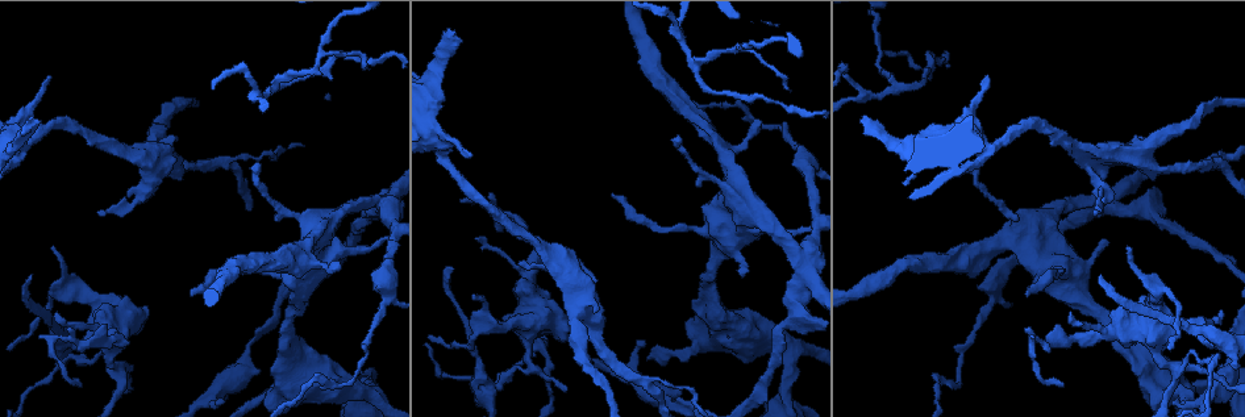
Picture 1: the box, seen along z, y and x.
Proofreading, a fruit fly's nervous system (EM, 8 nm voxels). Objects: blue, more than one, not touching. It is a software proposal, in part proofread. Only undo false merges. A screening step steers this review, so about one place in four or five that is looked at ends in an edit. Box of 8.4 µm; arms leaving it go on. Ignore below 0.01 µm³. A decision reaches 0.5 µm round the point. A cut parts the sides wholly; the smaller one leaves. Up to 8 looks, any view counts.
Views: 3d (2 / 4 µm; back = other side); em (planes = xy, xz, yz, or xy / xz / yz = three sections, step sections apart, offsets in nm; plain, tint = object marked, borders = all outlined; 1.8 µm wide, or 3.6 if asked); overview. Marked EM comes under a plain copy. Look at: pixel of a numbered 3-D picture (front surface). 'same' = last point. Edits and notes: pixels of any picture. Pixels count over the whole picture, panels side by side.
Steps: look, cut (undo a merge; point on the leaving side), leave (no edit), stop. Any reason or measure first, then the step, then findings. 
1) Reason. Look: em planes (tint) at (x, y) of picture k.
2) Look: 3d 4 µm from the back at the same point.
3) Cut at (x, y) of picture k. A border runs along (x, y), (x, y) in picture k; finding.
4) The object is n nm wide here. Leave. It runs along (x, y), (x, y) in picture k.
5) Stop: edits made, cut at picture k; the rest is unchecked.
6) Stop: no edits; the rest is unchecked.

Abrupt turn. Look: em planes (tint) at (143, 194) of picture 1.

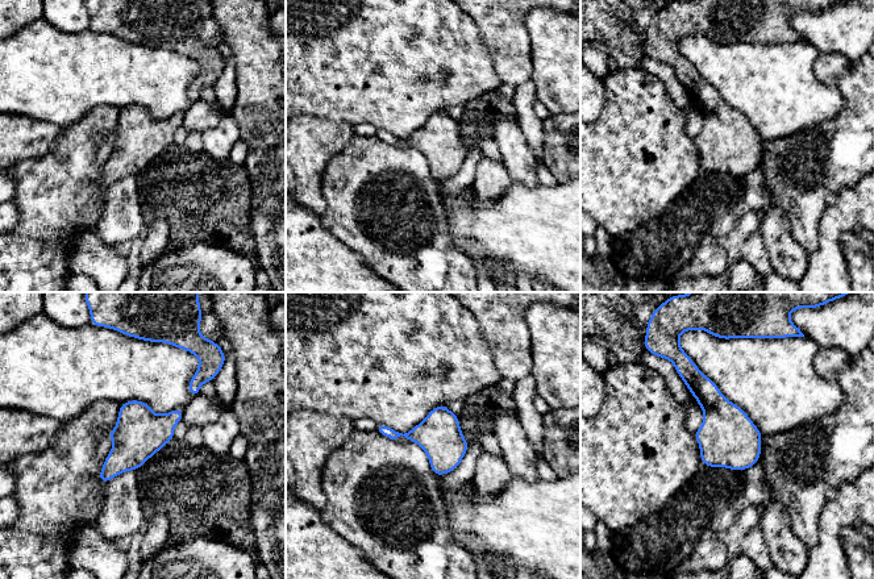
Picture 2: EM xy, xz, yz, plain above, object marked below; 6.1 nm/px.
Leave. Continuous, no second cell.

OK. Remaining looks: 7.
Two arms in line, one across. Look: 3d 4 µm at (274, 82) of picture 1.

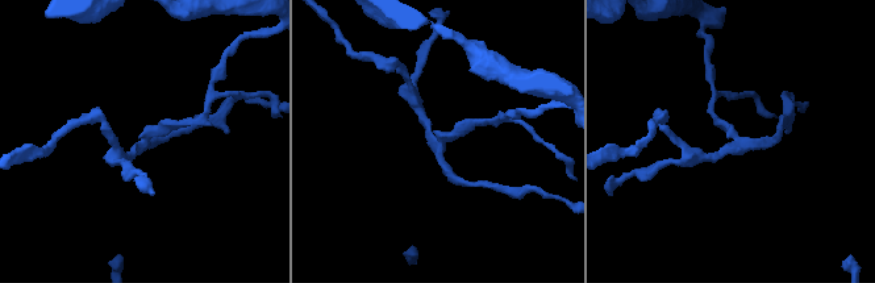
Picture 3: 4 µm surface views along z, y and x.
3 arms meet here. Look: em yz step 8 (tint) at (146, 141) of picture 3.

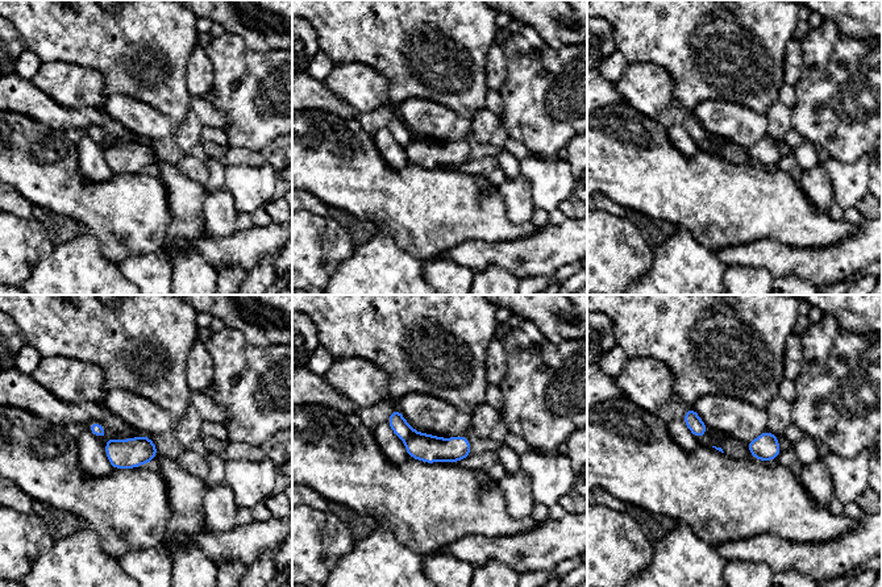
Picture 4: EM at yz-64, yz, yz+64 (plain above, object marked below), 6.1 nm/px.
Another direction. Look: em planes (tint) at the same point.

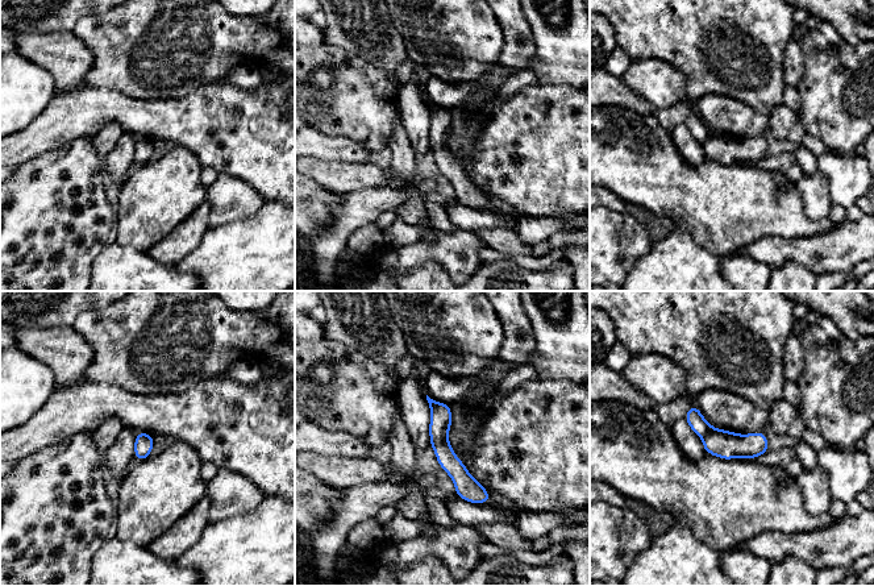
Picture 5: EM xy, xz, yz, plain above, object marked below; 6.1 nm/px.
Cut at (695, 420) of picture 5. A border runs along (712, 428), (702, 439) in picture 5; a second cell is stuck on.

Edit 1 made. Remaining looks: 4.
Look: overview.

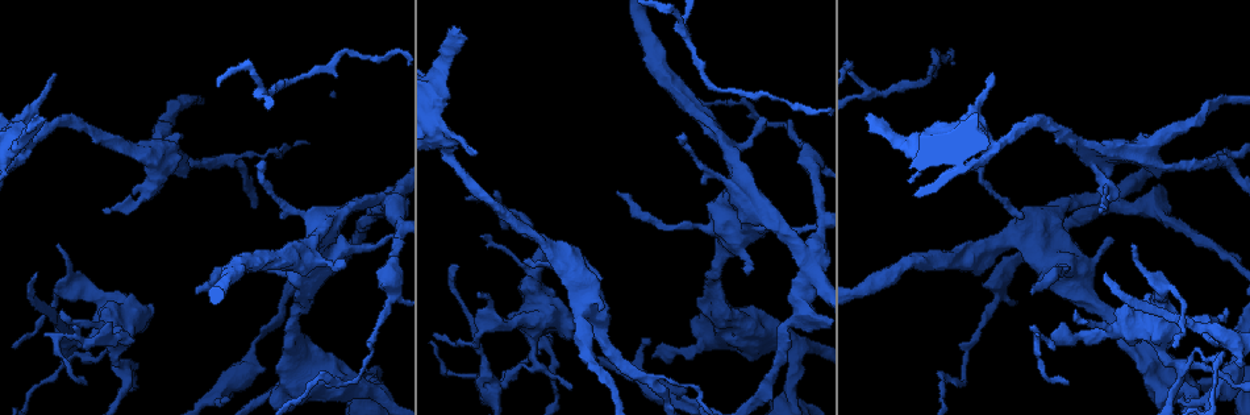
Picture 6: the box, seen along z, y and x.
Four-way junction. Look: em yz step 16 (tint) at (808, 254) of picture 6.

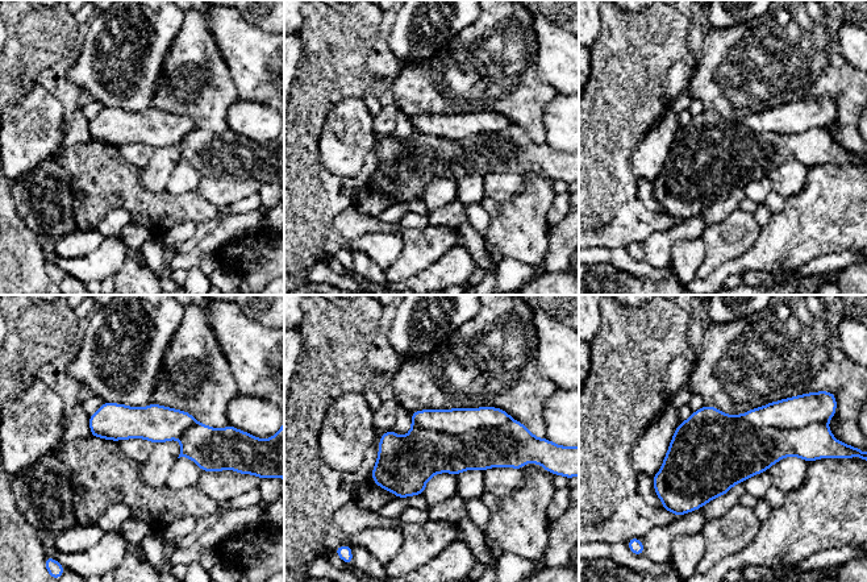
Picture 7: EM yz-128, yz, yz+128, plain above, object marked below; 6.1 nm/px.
Look: em planes (tint) at the same point.

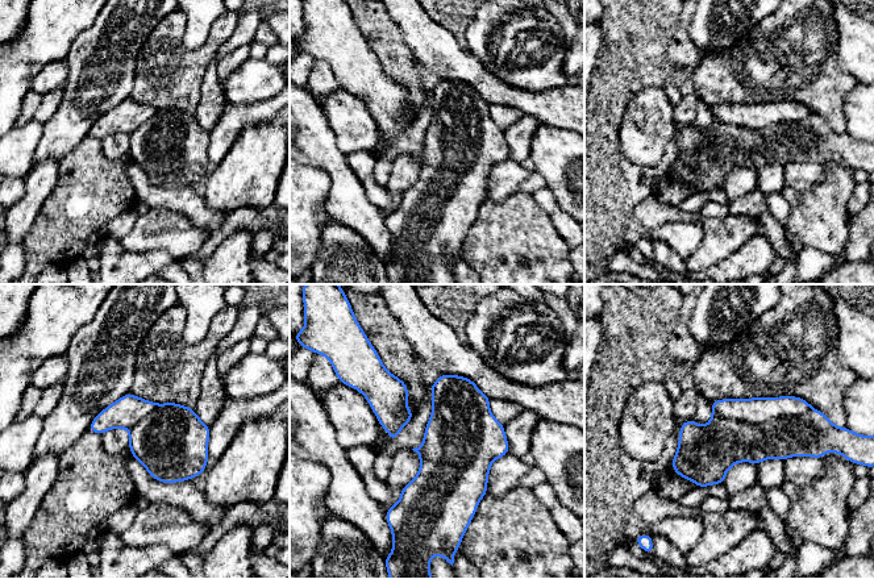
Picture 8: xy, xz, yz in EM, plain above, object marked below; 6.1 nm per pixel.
Leave. All the same cell.

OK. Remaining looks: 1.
Stop: edits made, cut at picture 5; the rest is unchecked.

